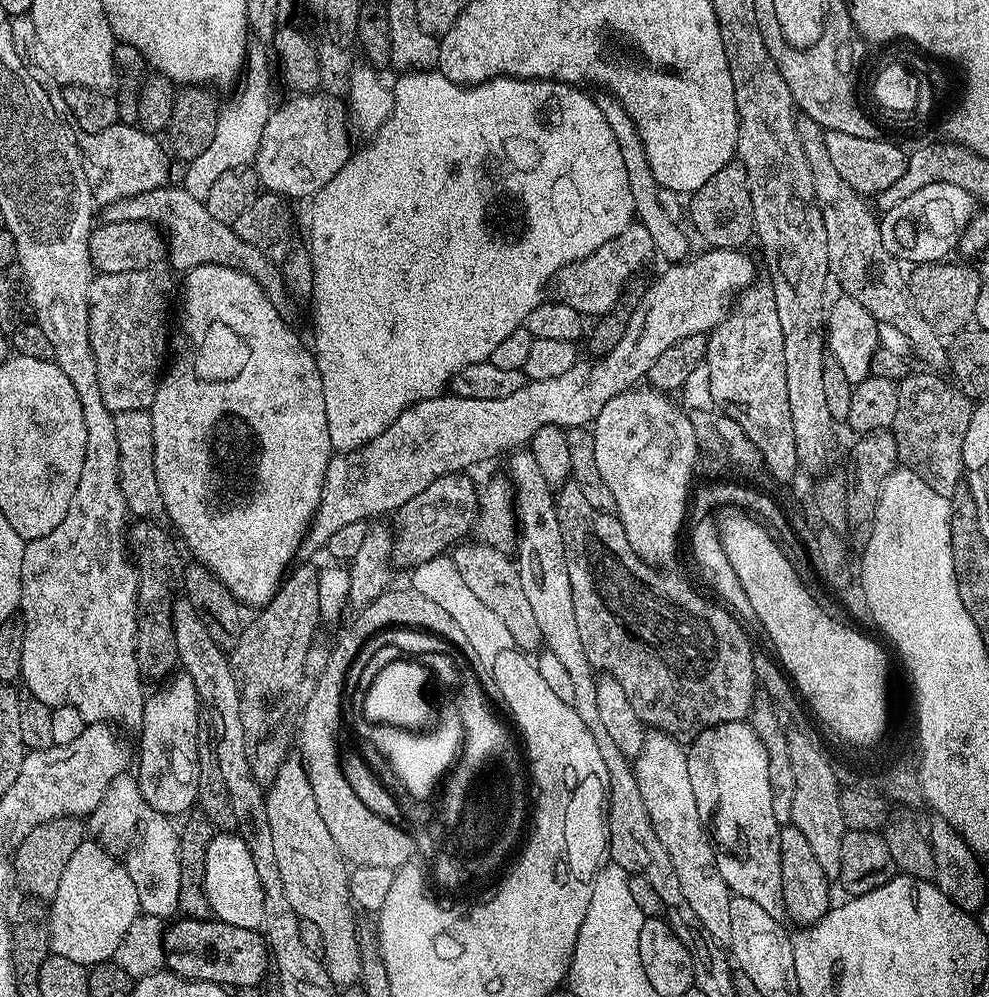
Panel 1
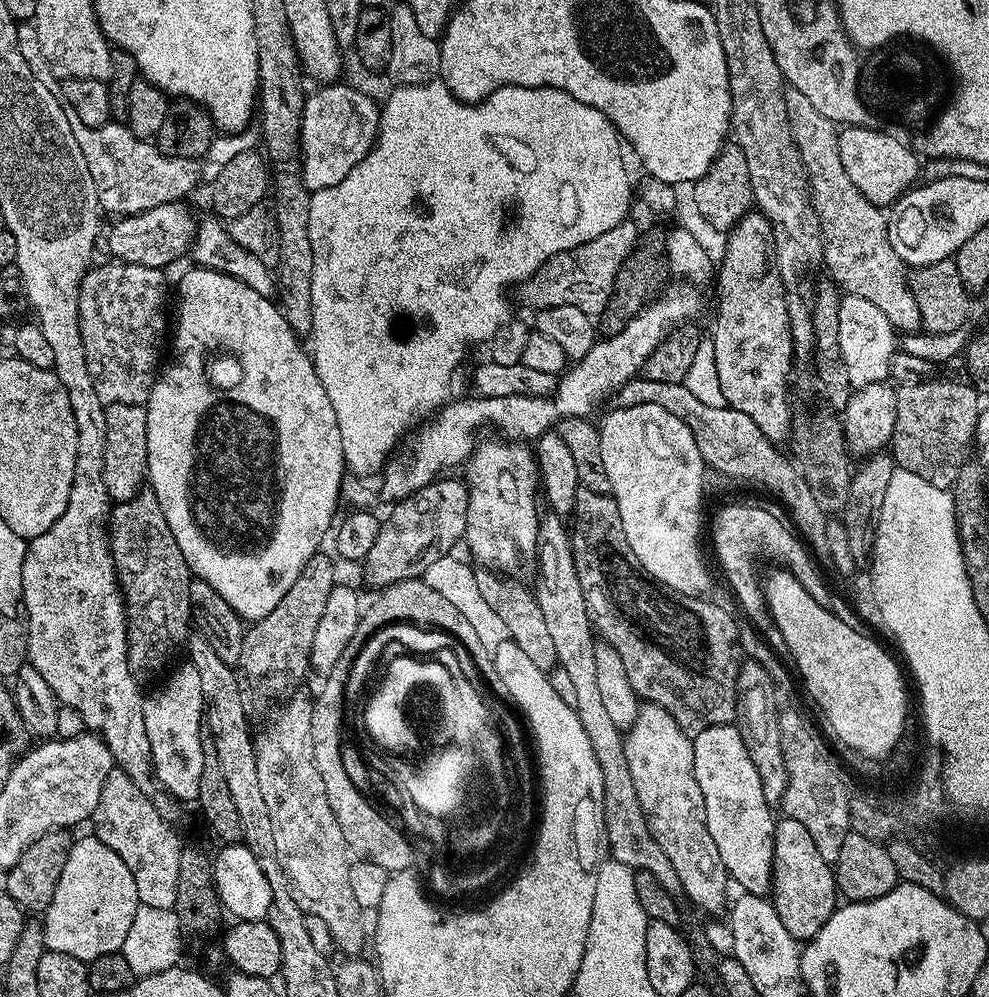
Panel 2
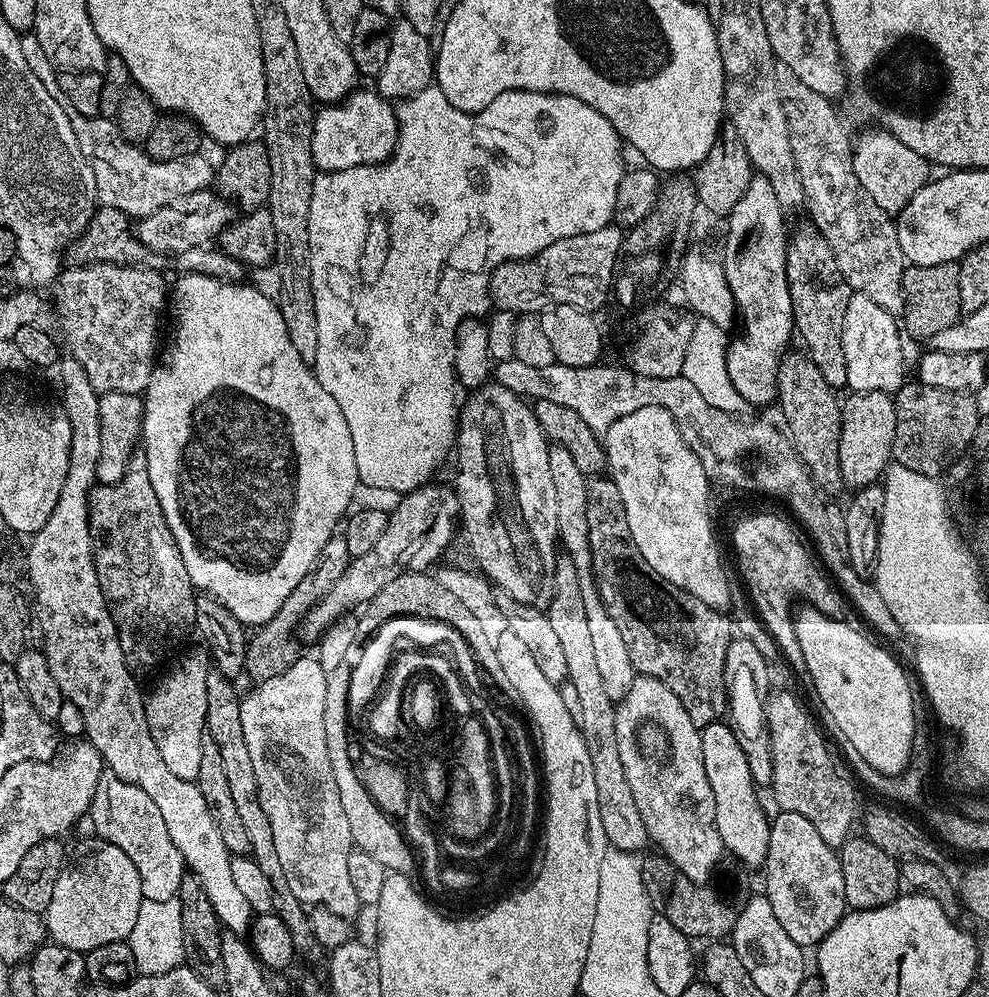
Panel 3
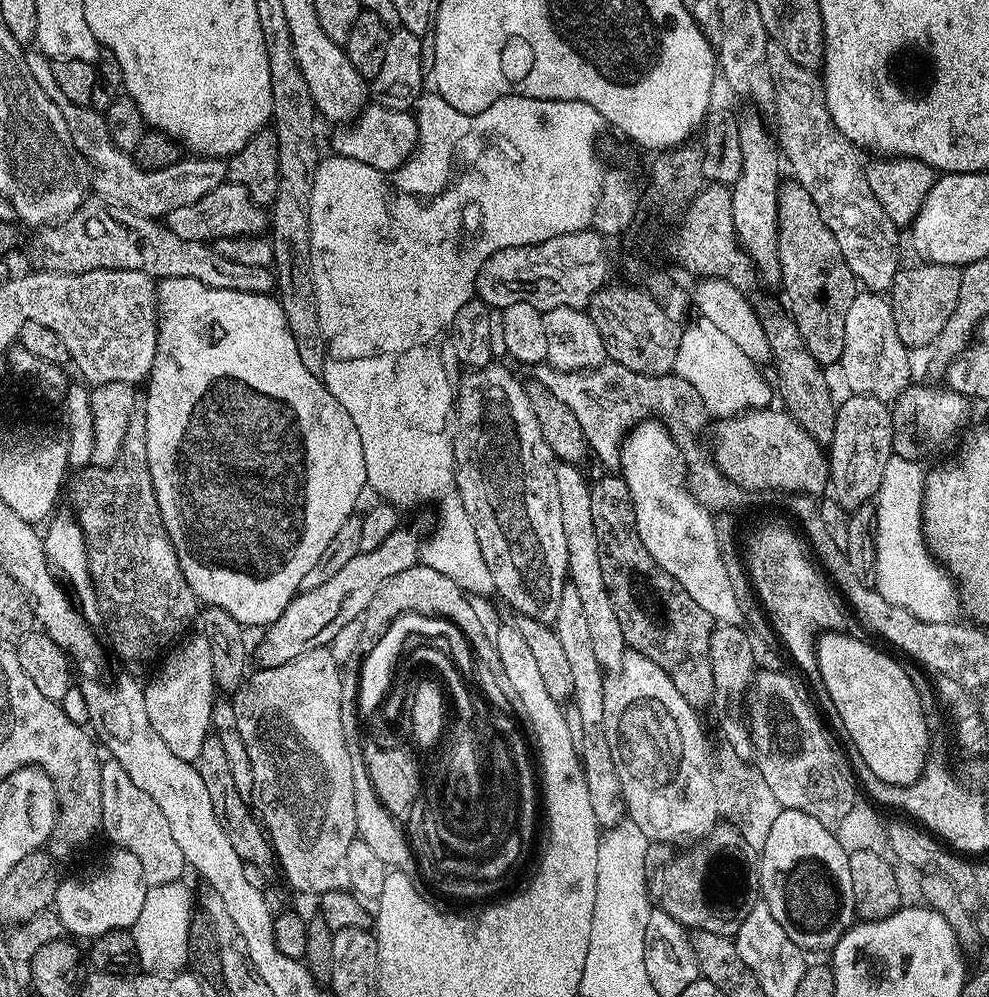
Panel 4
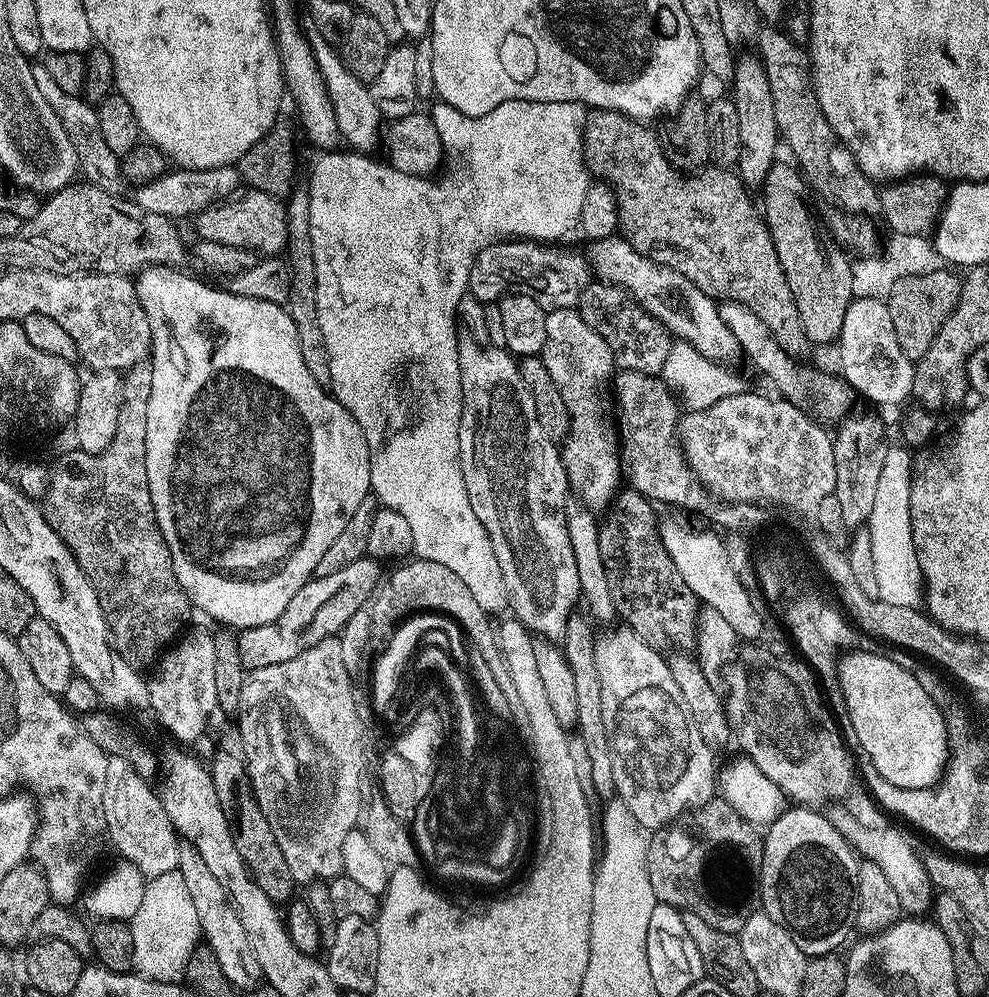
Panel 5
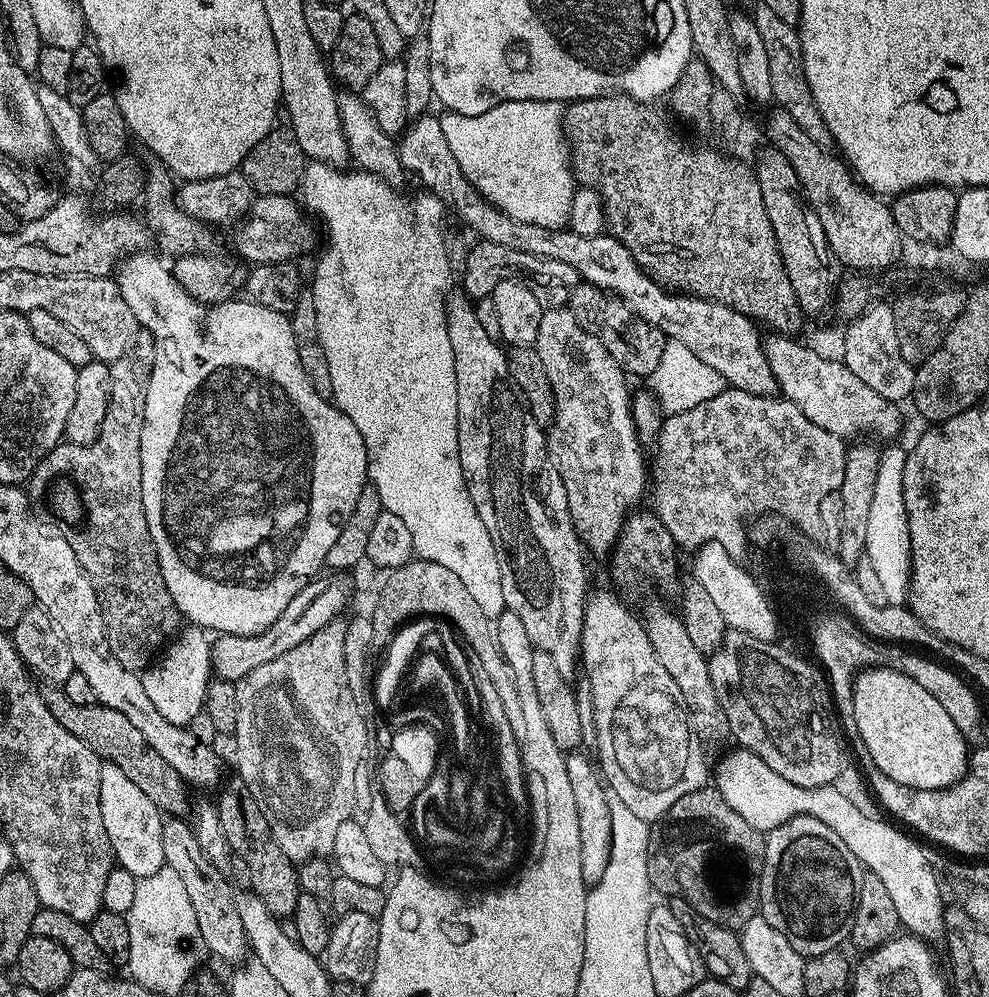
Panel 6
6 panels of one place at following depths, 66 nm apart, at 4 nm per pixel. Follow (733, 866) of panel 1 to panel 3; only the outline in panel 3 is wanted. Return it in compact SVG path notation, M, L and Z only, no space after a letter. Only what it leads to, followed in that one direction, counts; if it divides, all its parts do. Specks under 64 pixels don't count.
M727 723L707 724L701 731L702 762L710 790L716 803L716 829L722 838L725 849L733 852L738 859L750 867L759 869L764 863L770 842L770 820L760 809L760 800L756 797L758 786L750 778L750 766L746 766L746 754Z

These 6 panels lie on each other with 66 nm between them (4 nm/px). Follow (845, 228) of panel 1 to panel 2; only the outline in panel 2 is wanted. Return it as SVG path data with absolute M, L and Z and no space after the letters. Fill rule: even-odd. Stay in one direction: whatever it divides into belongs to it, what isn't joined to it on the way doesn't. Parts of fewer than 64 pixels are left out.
M784 89L786 118L790 122L790 134L794 134L794 146L802 158L802 166L808 175L812 189L812 205L820 219L820 233L824 235L823 267L833 276L835 287L847 295L866 298L874 302L893 328L900 334L916 334L921 331L918 302L914 302L912 288L908 284L906 265L894 254L890 246L888 217L850 182L846 170L842 170L842 158L838 155L837 125L830 118L818 114L809 100L798 90ZM881 212L881 213L880 213ZM905 271L905 272L904 272Z

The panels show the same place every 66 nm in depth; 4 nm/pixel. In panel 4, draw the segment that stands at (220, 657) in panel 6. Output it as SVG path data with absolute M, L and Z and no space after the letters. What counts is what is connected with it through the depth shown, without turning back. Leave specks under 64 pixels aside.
M407 526L395 528L390 538L382 542L382 546L374 546L374 550L369 552L360 551L354 558L350 558L350 562L346 562L346 566L342 566L342 570L338 570L338 574L322 582L322 586L297 592L284 613L263 629L264 637L260 645L254 648L255 663L261 668L273 668L315 648L328 648L342 627L363 617L386 578L394 578L394 574L418 564L421 547L422 536L414 529Z

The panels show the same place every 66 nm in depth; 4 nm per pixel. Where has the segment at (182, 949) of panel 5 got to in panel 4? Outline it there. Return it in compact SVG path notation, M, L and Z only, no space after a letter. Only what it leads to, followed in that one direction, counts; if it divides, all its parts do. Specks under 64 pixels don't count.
M178 879L149 887L146 902L142 902L142 914L138 914L130 929L136 943L136 959L145 973L175 974L188 963L188 927L194 915L194 892L184 883Z

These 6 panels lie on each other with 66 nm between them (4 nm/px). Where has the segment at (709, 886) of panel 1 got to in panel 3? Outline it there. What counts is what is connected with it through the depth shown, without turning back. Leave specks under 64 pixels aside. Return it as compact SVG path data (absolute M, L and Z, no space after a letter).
M637 675L623 700L616 704L614 734L618 755L622 758L622 770L626 770L626 782L630 782L638 814L642 814L642 822L646 822L649 841L657 844L662 855L692 884L707 885L726 849L716 829L716 803L702 762L701 729L690 722L686 706L678 702L675 694L661 680Z

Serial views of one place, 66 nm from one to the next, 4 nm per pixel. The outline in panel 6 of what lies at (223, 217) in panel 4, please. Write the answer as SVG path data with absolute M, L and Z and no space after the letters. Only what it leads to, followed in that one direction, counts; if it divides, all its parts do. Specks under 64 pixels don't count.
M263 194L253 199L251 208L237 223L241 224L236 228L234 252L241 261L252 266L292 262L297 259L295 256L300 256L315 246L317 225L315 223L312 225L308 221L309 213L295 199L294 201L292 199L291 195L265 196Z

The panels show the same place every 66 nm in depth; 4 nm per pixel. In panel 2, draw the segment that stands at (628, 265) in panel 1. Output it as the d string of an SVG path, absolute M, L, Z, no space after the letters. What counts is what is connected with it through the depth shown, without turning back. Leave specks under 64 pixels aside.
M635 219L624 220L614 230L606 230L606 234L598 234L590 242L578 246L574 251L560 252L551 256L535 274L519 285L520 300L531 310L549 308L550 306L578 306L587 316L599 317L604 311L606 302L610 302L610 294L614 290L614 278L618 278L618 270L622 262L641 239L636 229Z

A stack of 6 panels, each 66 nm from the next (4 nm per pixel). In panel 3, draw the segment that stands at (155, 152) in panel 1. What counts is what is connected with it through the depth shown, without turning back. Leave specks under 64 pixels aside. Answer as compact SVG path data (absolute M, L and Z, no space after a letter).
M57 95L56 101L58 106L62 106L66 118L70 118L74 138L78 138L82 154L94 170L96 198L103 207L118 210L129 218L143 218L154 214L154 210L162 210L162 206L174 202L174 198L213 187L216 168L204 154L174 158L170 162L155 160L148 156L141 145L122 138L115 119L78 114L78 110L74 110L74 106L70 106L70 101L62 95Z

